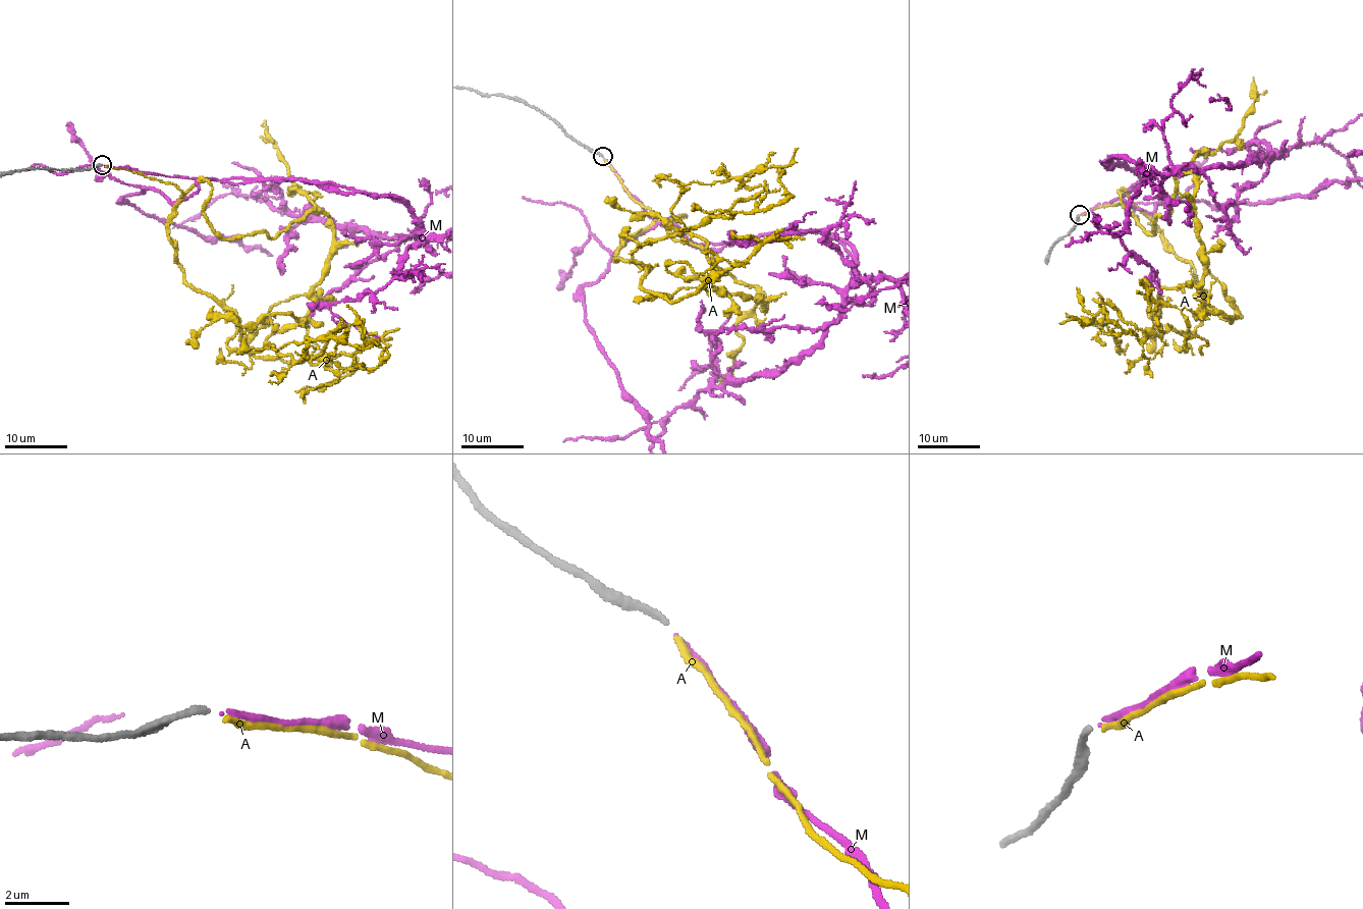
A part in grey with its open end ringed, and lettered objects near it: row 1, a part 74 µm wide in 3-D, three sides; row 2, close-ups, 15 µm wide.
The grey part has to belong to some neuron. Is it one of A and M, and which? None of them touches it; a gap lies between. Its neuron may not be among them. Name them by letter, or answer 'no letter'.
M

